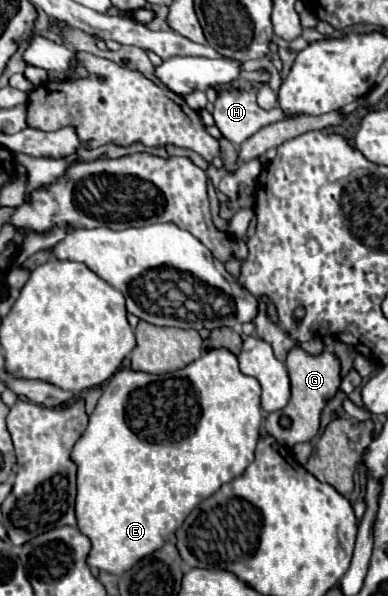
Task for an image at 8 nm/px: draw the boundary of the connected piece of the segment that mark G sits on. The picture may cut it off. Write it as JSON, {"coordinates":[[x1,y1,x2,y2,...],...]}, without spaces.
{"coordinates":[[293,347,287,355,287,371,291,379,291,399,287,407,283,407,277,415,287,417,291,421,289,427,281,427,279,421,265,421,265,429,269,435,273,435,281,445,293,447,303,441,311,441,319,431,319,415,325,403,337,393,341,385,339,377,339,359,333,353,321,353,321,355,309,355,301,347]]}

